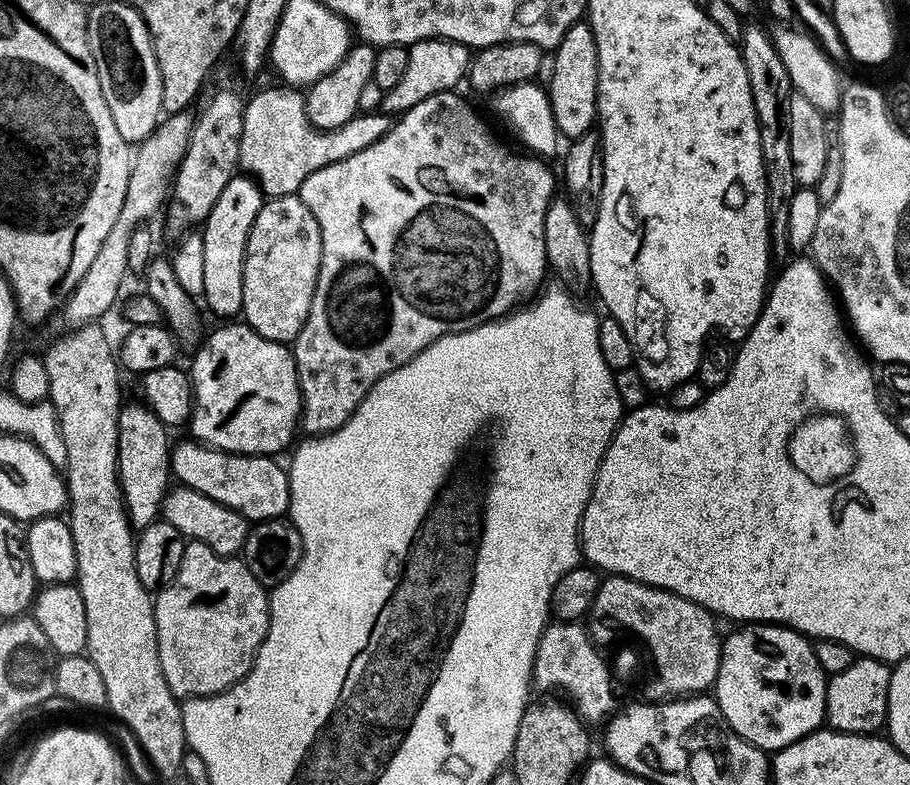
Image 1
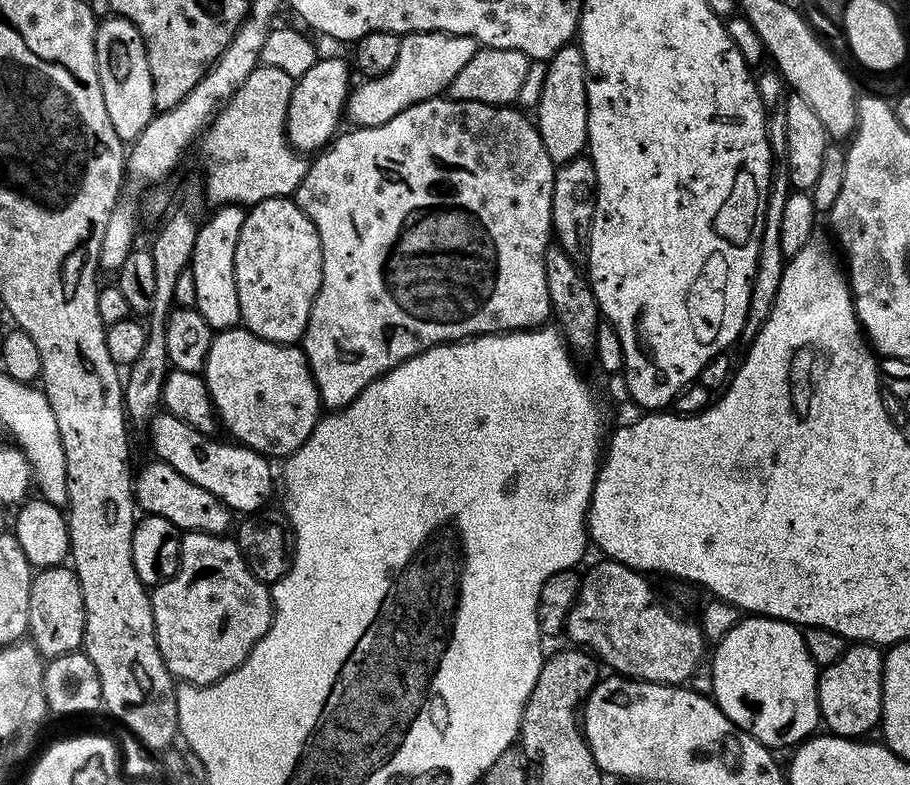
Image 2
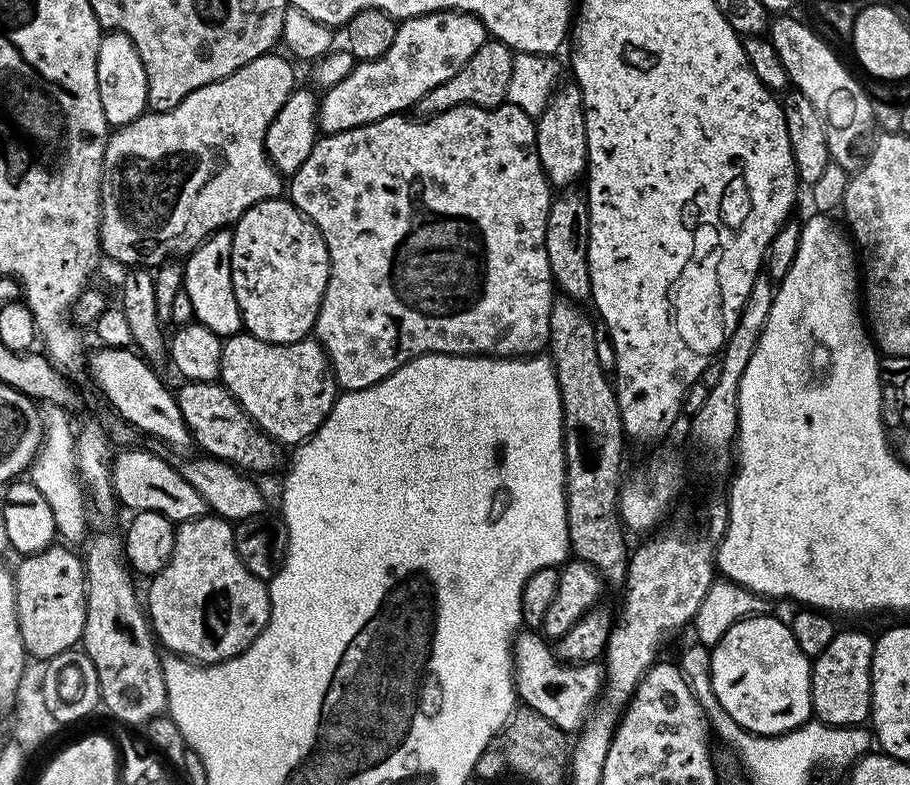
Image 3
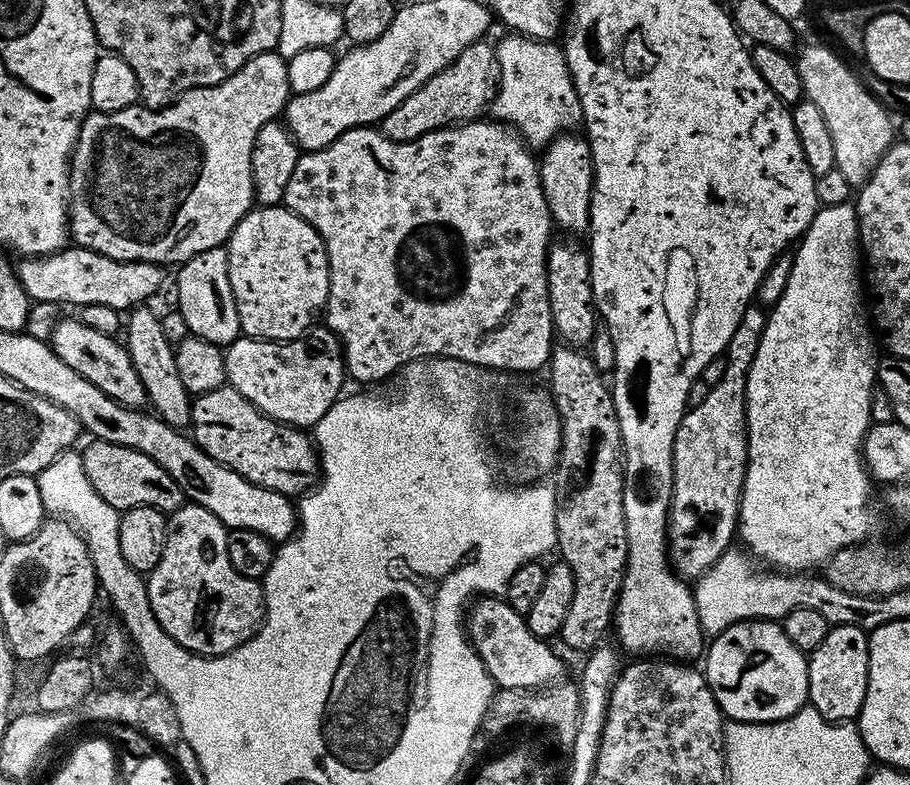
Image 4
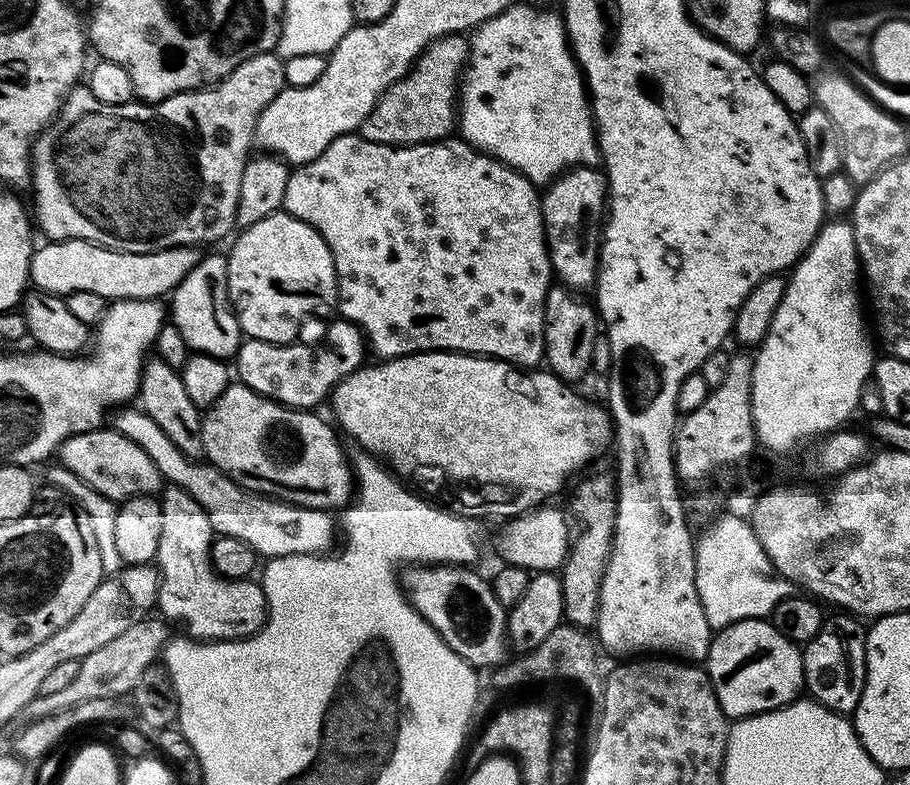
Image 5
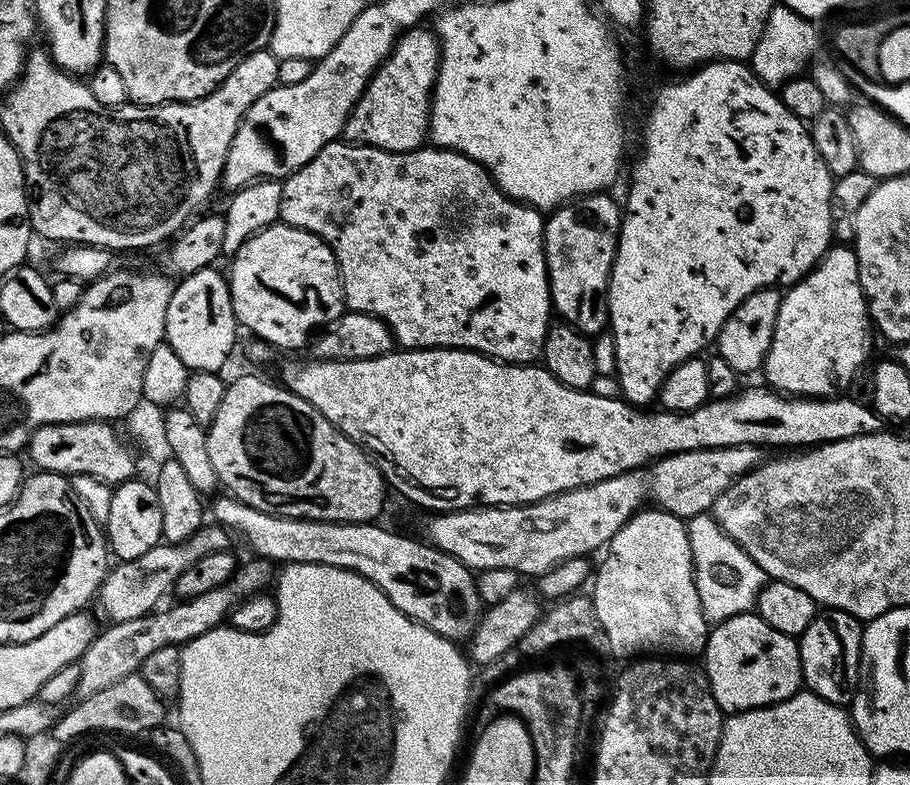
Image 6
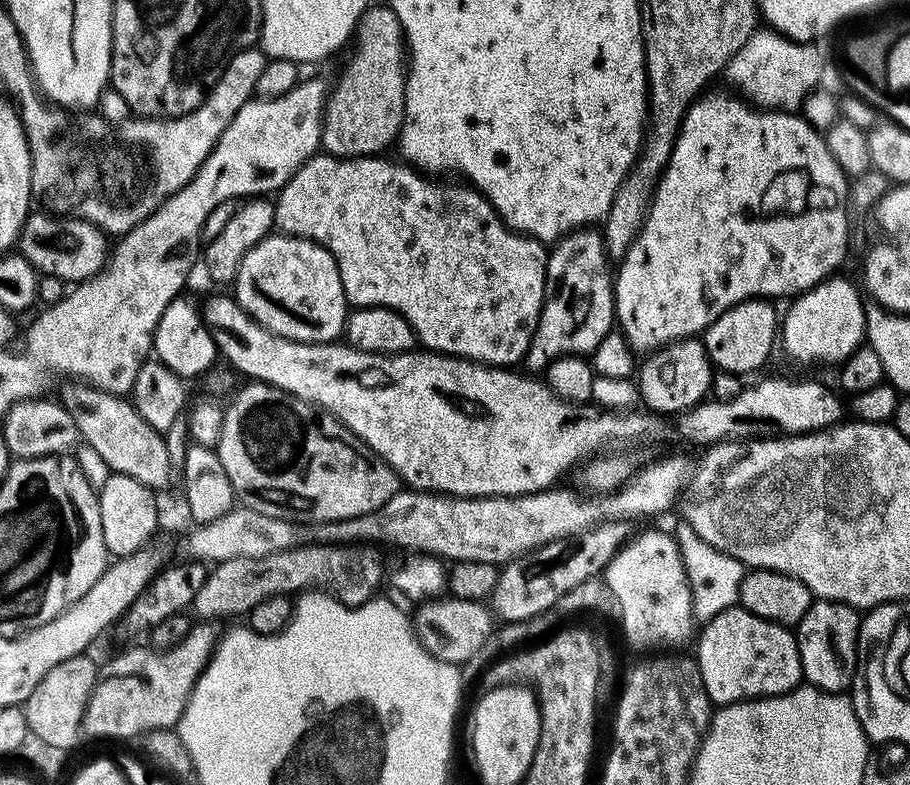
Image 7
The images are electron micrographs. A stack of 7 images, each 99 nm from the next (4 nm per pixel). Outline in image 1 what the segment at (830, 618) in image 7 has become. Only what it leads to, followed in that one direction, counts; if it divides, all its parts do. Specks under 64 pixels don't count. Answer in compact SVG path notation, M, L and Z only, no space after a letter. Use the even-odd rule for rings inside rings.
M860 656L842 674L828 676L824 718L833 732L844 732L848 736L876 734L885 727L888 719L888 695L892 668L883 660Z

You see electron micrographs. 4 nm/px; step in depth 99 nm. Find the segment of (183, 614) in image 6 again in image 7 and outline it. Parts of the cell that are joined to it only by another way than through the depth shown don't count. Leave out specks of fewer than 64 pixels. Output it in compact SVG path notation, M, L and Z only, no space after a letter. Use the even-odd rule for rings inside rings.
M309 542L297 544L294 548L278 550L274 554L266 554L266 558L230 558L226 562L216 564L209 571L206 582L202 582L202 590L198 590L194 612L197 612L199 619L204 622L220 622L223 616L247 617L266 598L275 596L291 597L292 592L303 594L309 590L327 592L330 596L342 601L347 608L356 608L365 604L367 600L373 599L380 588L380 583L385 583L386 568L380 561L377 549L372 546L341 546L339 544L318 544Z

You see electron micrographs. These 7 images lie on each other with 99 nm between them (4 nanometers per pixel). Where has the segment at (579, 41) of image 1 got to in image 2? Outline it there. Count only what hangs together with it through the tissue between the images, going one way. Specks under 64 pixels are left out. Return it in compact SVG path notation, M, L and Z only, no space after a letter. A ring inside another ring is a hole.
M579 43L561 46L544 64L542 94L534 106L534 123L550 154L553 164L559 166L581 155L588 146L588 103L586 102L586 62Z

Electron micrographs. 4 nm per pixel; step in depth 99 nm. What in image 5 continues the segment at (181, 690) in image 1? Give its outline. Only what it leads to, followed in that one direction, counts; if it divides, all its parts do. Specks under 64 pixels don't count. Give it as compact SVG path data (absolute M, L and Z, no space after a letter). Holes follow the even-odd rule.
M168 486L159 493L158 499L162 510L162 535L158 538L154 564L160 573L160 589L156 599L159 615L173 625L181 624L193 640L215 642L246 640L249 636L255 636L268 623L268 599L264 597L263 587L257 581L255 584L255 579L252 578L227 580L212 568L212 557L206 551L212 547L214 535L210 518L202 510L202 506L198 506L198 502L194 502L194 498L186 494L186 490Z

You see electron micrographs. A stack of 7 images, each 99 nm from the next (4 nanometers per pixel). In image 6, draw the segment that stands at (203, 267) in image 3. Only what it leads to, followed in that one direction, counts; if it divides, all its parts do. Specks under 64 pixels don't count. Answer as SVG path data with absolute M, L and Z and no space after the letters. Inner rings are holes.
M215 267L203 268L194 274L183 277L173 287L170 306L166 306L166 326L164 327L164 340L182 358L182 362L192 372L220 372L223 364L227 362L232 347L236 344L238 325L236 315L232 309L232 290L229 281Z

